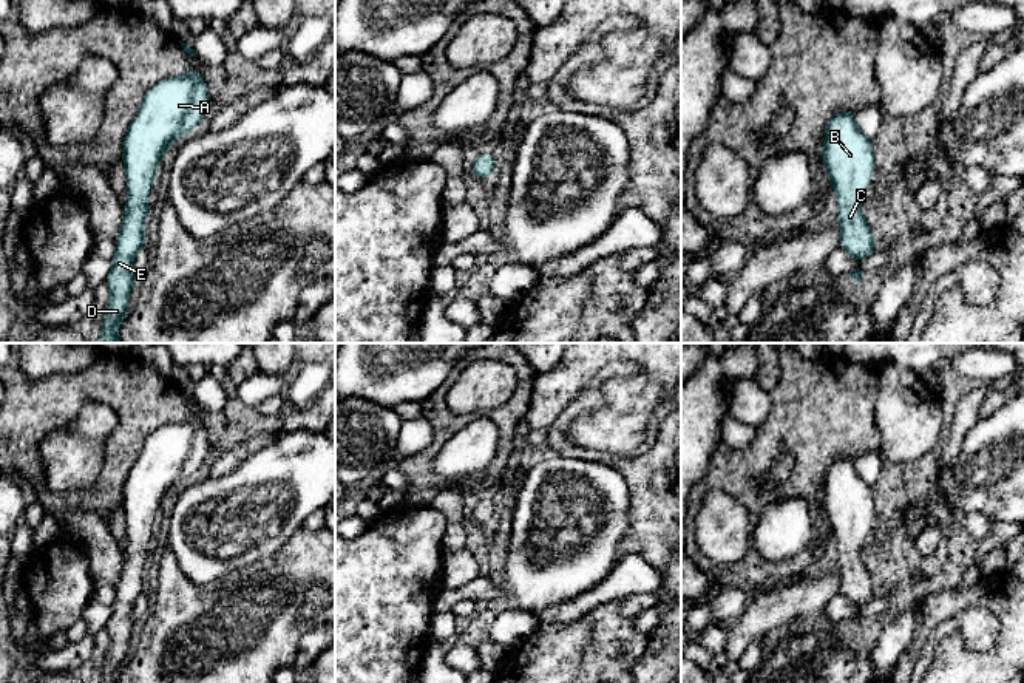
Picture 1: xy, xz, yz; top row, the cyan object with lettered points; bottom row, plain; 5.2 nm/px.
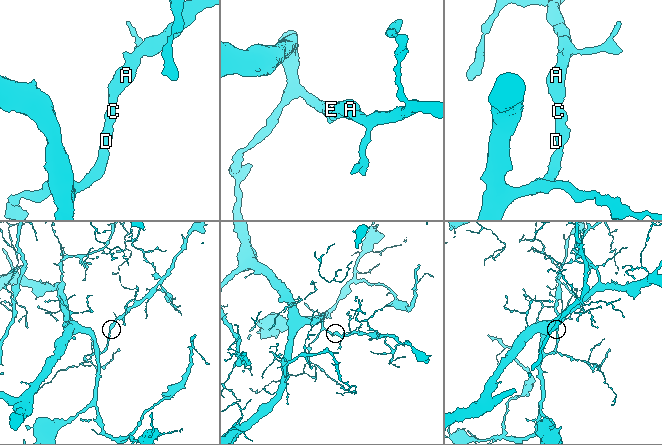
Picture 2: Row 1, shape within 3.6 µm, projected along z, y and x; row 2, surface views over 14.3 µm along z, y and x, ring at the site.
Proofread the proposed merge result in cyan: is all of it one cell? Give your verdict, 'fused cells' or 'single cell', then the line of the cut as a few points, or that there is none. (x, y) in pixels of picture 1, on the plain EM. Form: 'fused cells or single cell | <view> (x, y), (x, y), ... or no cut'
single cell | no cut

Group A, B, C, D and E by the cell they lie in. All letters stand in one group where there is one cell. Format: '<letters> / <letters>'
A B C D E

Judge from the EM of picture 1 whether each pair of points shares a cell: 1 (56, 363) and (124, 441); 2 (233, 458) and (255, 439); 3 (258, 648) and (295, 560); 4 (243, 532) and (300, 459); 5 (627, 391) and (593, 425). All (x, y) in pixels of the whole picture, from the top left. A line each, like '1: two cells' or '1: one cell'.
1: two cells
2: one cell
3: one cell
4: one cell
5: one cell

